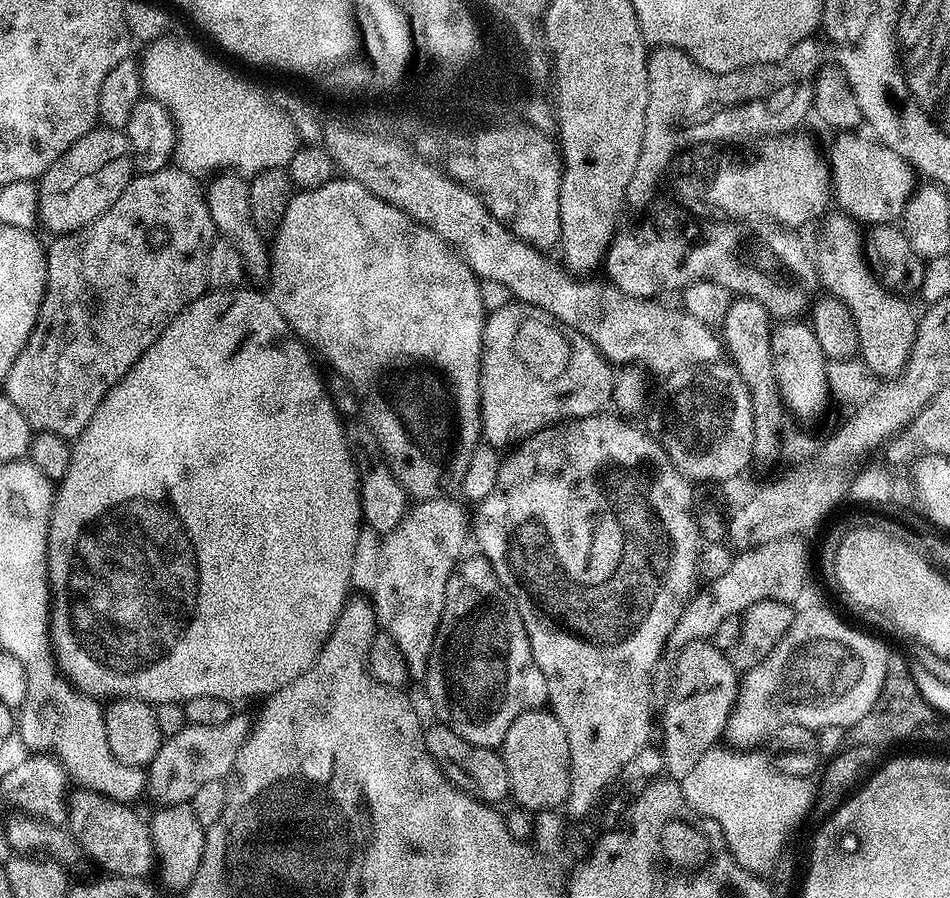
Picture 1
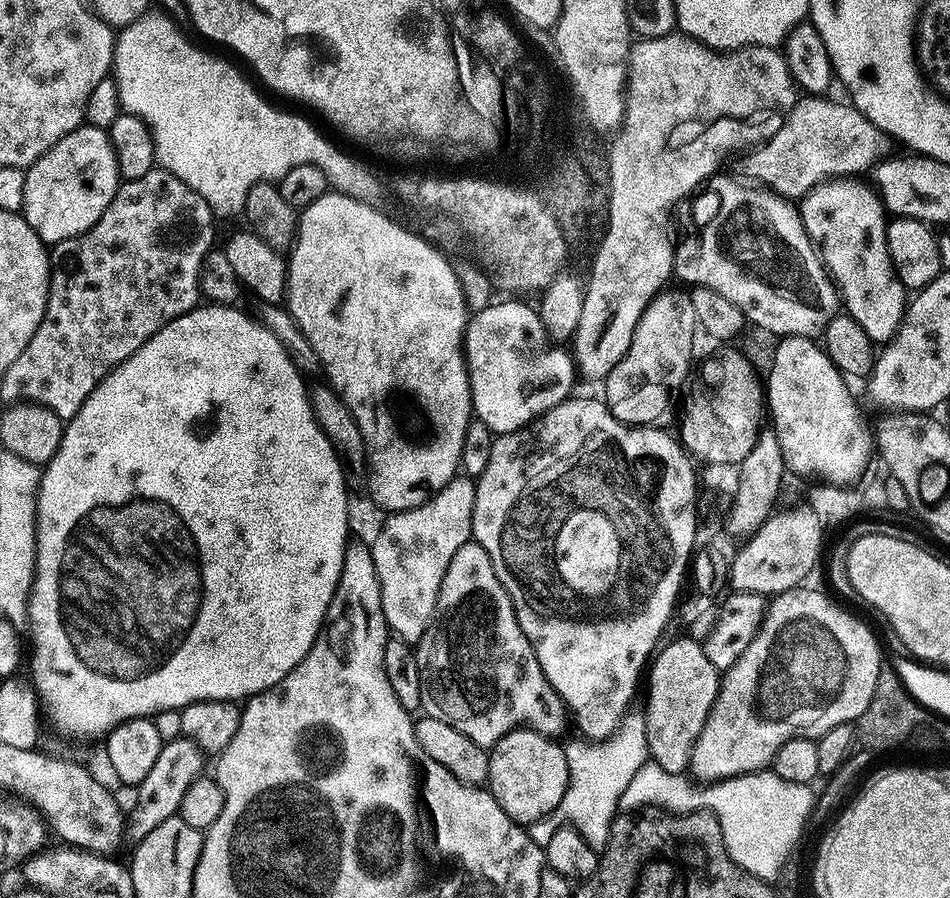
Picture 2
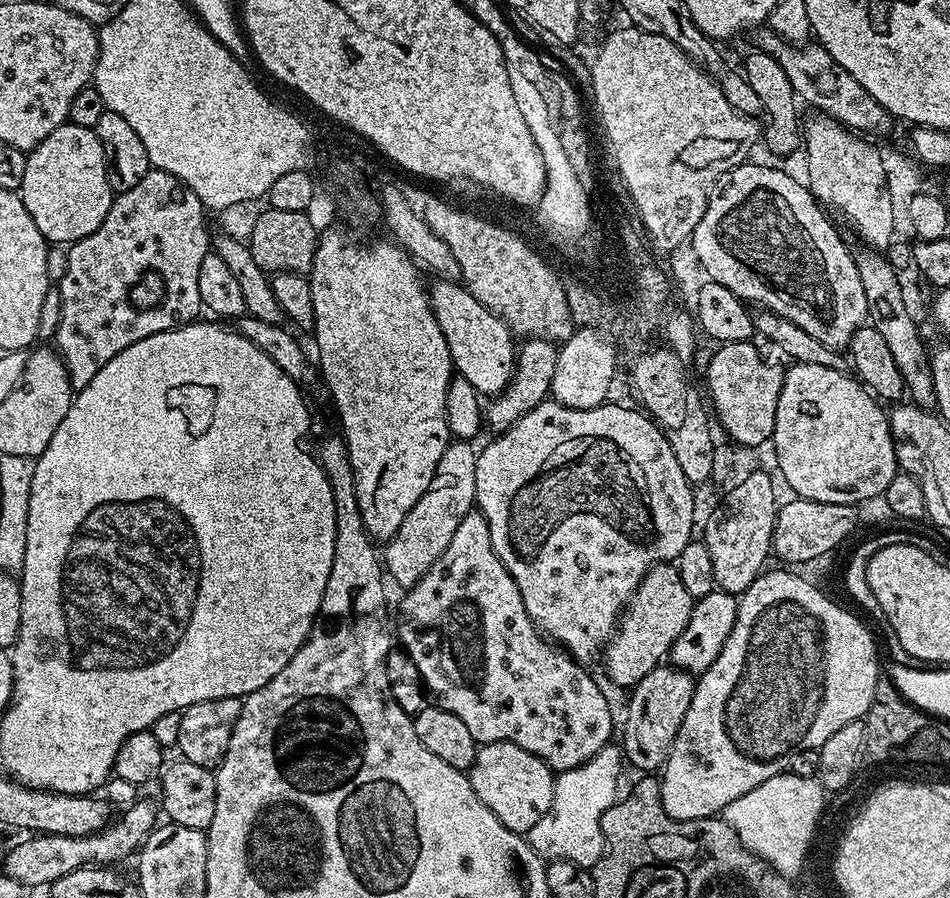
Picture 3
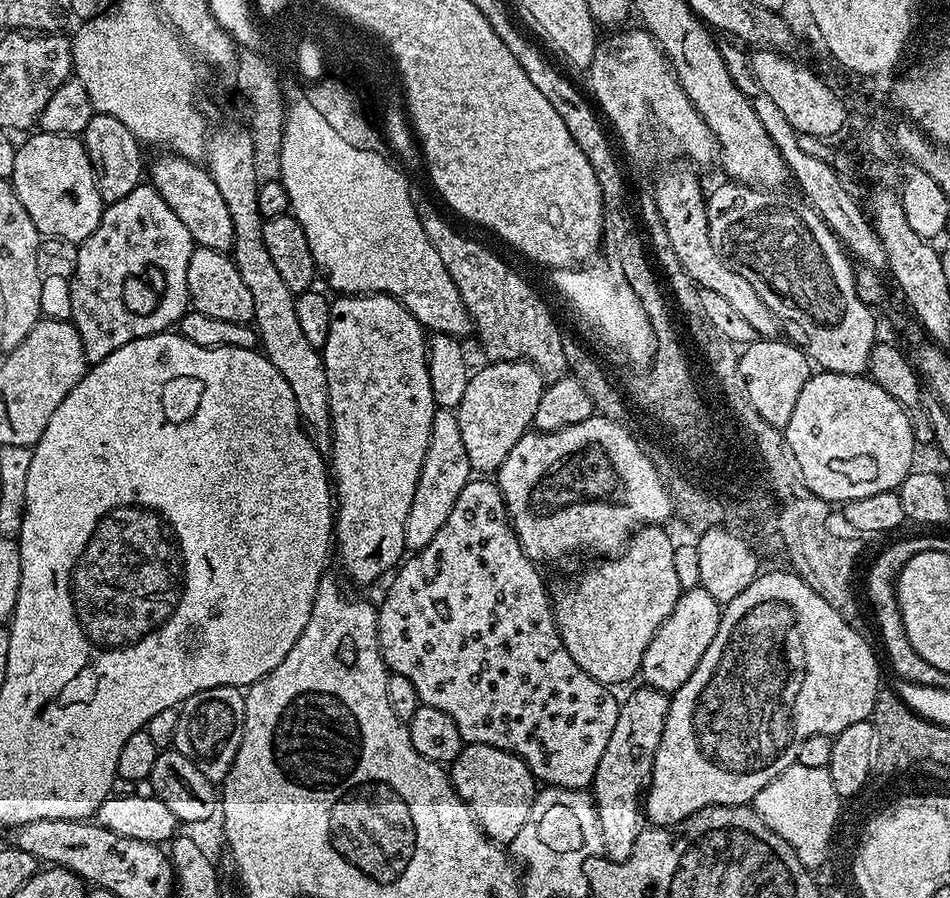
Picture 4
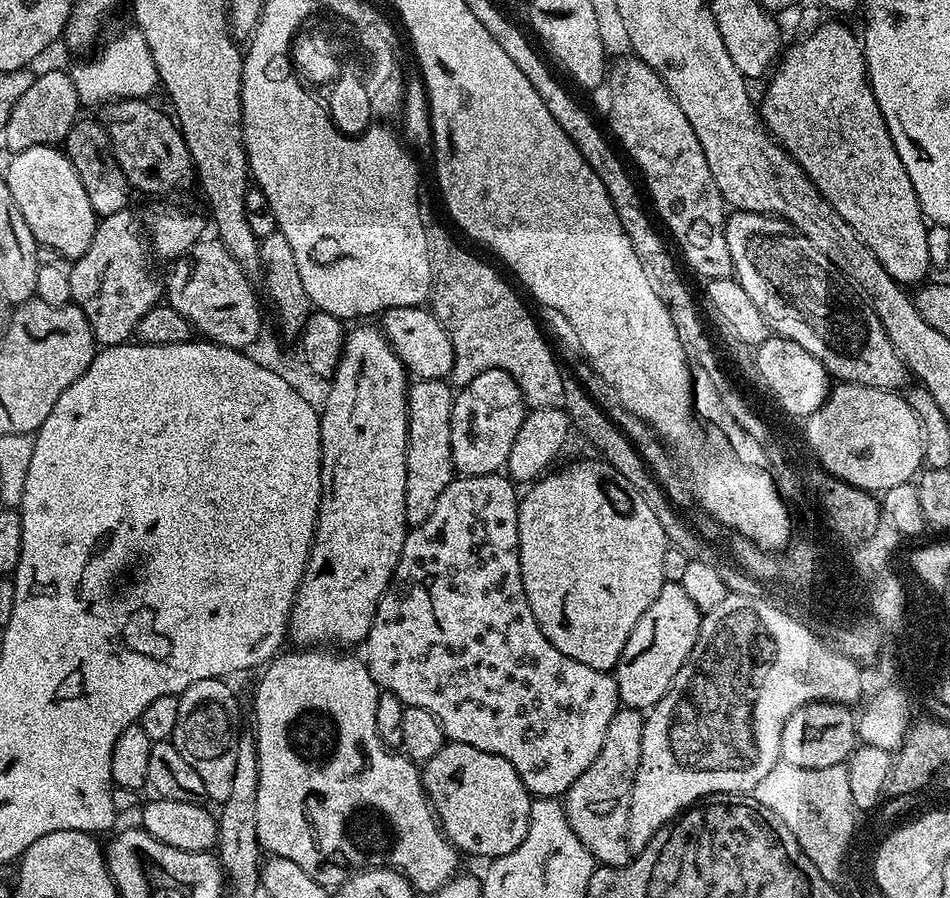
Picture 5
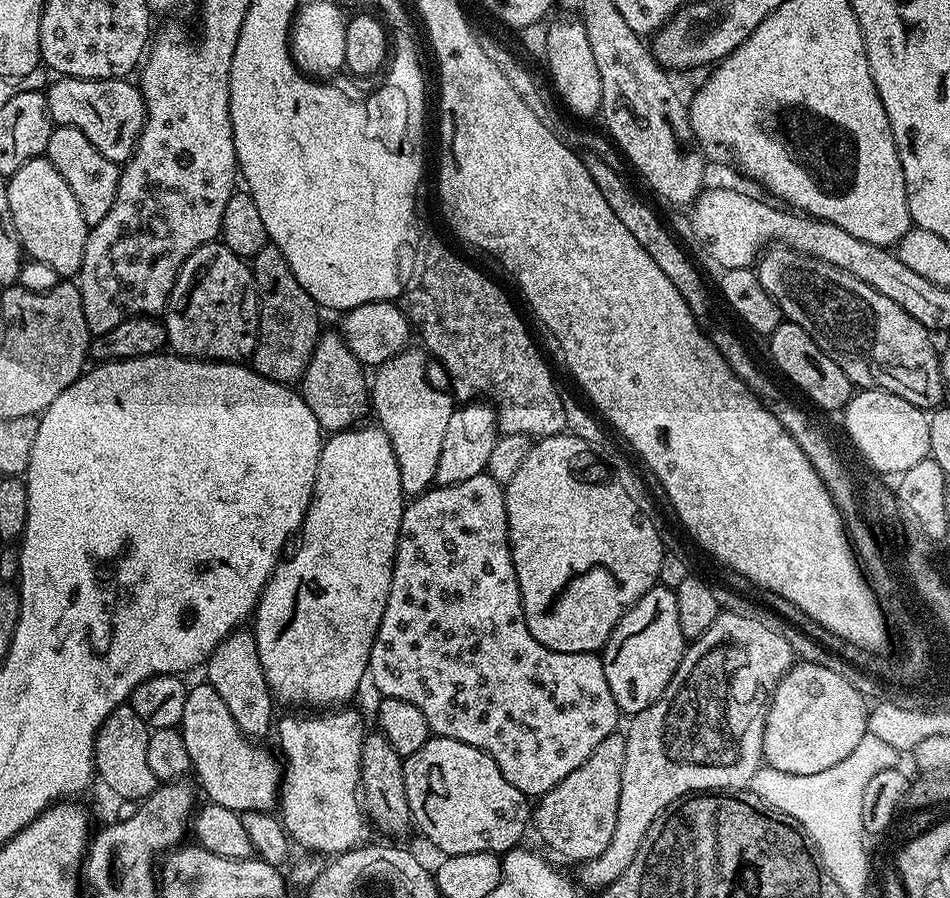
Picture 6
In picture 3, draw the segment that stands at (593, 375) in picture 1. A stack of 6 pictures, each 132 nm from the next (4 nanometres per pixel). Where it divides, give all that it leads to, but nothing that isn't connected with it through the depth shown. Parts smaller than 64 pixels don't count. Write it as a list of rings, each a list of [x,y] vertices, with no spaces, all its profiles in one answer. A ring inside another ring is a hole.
[[[439,278],[432,282],[432,288],[430,284],[427,289],[428,298],[432,301],[432,313],[438,318],[438,326],[442,326],[442,338],[446,338],[453,369],[466,378],[481,397],[499,396],[511,382],[516,368],[518,344],[514,333],[489,308],[482,306],[482,302],[478,302],[463,283]]]

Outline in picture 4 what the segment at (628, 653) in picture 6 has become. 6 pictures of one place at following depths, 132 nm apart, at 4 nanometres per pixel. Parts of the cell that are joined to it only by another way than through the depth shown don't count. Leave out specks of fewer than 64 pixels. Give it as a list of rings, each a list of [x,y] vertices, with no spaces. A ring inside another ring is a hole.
[[[690,588],[681,591],[670,618],[666,618],[666,622],[662,622],[658,634],[654,634],[650,646],[646,646],[646,654],[642,654],[642,666],[638,673],[639,679],[647,687],[656,688],[659,692],[671,694],[678,691],[682,682],[686,682],[686,678],[690,678],[690,674],[694,674],[694,666],[698,666],[698,662],[702,662],[702,654],[706,654],[706,646],[710,646],[710,642],[714,642],[714,634],[718,634],[721,611],[721,604],[714,598],[710,598],[710,594],[706,594],[704,588]]]

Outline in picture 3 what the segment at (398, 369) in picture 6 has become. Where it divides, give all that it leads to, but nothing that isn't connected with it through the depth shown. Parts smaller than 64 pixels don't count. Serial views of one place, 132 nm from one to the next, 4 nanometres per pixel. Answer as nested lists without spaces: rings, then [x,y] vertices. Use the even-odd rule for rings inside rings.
[[[453,439],[442,450],[442,458],[438,458],[438,466],[426,494],[414,502],[410,514],[402,518],[402,526],[393,534],[382,548],[382,567],[396,584],[401,584],[401,589],[413,588],[438,562],[442,550],[450,546],[450,538],[454,538],[454,530],[462,523],[462,518],[473,511],[476,502],[476,473],[477,449],[467,440]]]

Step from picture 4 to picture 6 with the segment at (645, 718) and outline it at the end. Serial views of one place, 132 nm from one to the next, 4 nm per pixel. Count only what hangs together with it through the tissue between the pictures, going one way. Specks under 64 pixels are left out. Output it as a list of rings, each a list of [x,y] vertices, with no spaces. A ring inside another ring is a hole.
[[[623,735],[602,738],[594,754],[590,754],[590,758],[586,758],[574,774],[566,774],[558,786],[535,801],[534,832],[536,828],[537,834],[558,855],[568,860],[583,862],[602,854],[614,836],[614,826],[620,816],[618,794],[622,792],[622,766],[625,762],[626,742]]]

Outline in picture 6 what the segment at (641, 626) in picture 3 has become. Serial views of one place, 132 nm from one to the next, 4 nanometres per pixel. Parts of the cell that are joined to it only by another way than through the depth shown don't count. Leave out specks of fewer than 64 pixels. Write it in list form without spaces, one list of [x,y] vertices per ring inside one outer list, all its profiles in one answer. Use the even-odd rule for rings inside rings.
[[[569,434],[541,436],[529,447],[526,458],[518,466],[514,478],[510,478],[510,482],[504,485],[504,501],[508,519],[508,547],[512,550],[512,561],[520,587],[524,617],[530,634],[534,634],[534,638],[538,638],[538,642],[542,642],[542,646],[550,650],[599,653],[626,609],[638,598],[642,598],[642,594],[657,587],[662,558],[666,554],[662,532],[652,525],[651,515],[636,506],[633,499],[626,495],[625,490],[622,490],[622,486],[613,476],[608,464],[595,456],[590,446],[586,446],[586,442],[582,442],[581,438]]]

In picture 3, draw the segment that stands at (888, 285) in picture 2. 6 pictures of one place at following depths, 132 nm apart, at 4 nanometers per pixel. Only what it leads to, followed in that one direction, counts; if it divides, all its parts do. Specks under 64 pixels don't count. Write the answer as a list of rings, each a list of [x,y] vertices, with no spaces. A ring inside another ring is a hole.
[[[816,114],[802,128],[802,152],[808,155],[806,183],[812,196],[829,213],[841,216],[872,250],[884,250],[896,236],[893,203],[887,189],[881,149],[867,144],[851,128],[839,124],[833,116]]]

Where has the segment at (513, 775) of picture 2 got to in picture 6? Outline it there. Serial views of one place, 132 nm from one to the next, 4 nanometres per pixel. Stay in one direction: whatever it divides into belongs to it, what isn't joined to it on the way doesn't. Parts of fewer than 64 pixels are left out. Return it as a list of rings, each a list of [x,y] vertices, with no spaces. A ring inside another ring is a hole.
[[[433,735],[418,750],[414,750],[414,754],[406,757],[404,762],[404,785],[406,786],[406,798],[408,805],[412,811],[412,824],[420,827],[420,832],[440,851],[444,856],[457,856],[458,854],[478,854],[479,852],[495,852],[503,854],[509,852],[510,849],[517,847],[521,843],[520,840],[524,836],[524,831],[530,828],[530,800],[525,796],[522,790],[518,790],[518,786],[510,786],[510,782],[506,782],[506,778],[502,774],[502,770],[498,770],[498,766],[494,762],[494,758],[490,758],[490,754],[486,754],[482,750],[478,750],[474,746],[466,746],[462,742],[458,742],[454,738],[446,738],[445,736]]]

